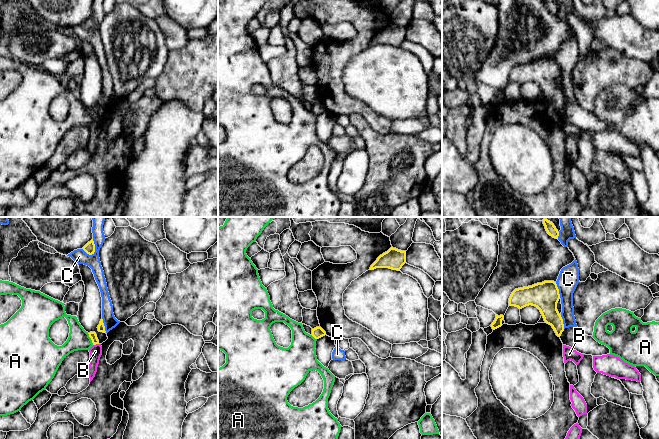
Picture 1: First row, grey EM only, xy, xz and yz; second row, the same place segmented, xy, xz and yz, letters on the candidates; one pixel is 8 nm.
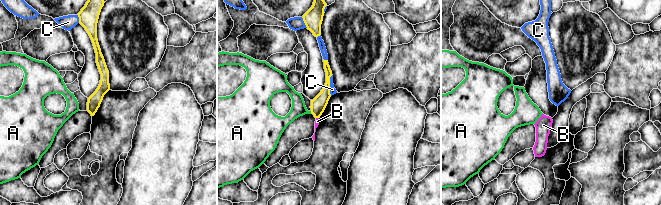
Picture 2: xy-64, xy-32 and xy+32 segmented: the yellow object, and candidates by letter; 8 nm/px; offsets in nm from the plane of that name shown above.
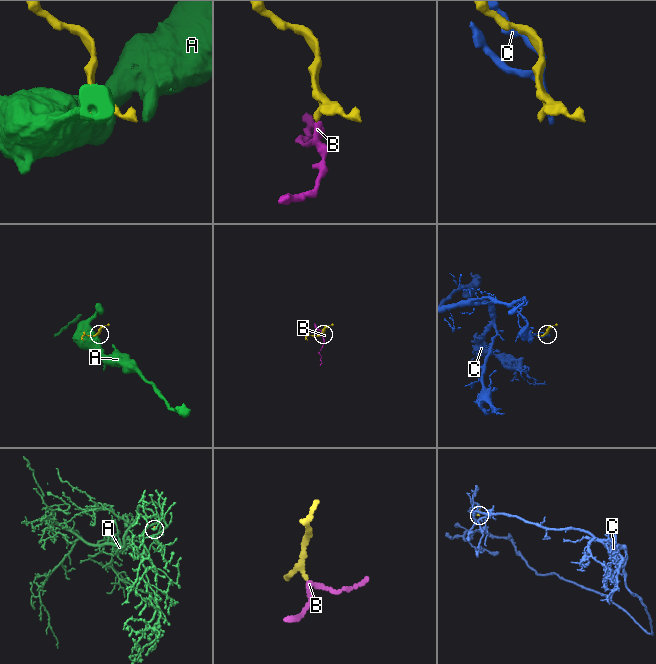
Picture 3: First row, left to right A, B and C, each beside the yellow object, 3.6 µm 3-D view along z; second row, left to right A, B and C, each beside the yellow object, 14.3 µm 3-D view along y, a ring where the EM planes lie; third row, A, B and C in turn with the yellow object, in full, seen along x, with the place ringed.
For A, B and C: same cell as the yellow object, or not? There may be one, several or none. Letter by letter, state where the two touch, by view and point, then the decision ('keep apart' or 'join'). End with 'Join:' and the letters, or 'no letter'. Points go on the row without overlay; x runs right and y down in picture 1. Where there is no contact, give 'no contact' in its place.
A: xy (91, 115) | keep apart
B: xy (95, 120) | keep apart
C: xy (94, 24) | keep apart
Join: no letter

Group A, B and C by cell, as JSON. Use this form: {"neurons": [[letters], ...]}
{"neurons": [["A"], ["B"], ["C"]]}

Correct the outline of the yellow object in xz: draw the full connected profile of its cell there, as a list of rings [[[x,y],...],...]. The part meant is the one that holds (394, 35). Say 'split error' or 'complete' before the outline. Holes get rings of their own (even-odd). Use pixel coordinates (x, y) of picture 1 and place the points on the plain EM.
complete | [[[391,23],[387,28],[383,29],[377,34],[369,46],[374,46],[376,44],[389,44],[400,47],[405,39],[406,27],[401,27]]]

